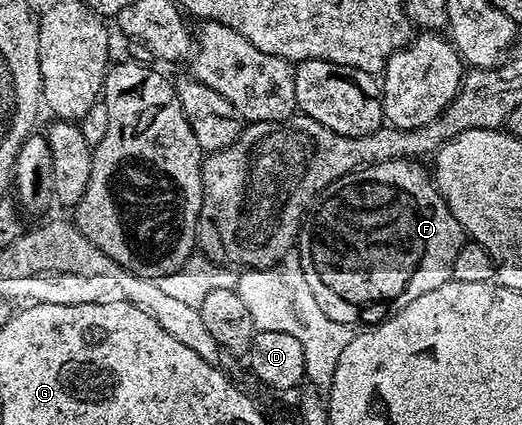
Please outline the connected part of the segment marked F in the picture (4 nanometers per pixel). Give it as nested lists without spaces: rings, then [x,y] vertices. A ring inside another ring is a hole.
[[[403,159],[380,163],[367,169],[357,169],[355,173],[349,173],[336,179],[327,189],[318,194],[296,238],[296,251],[300,255],[300,263],[304,267],[304,279],[308,279],[308,287],[312,287],[312,295],[316,295],[316,303],[320,307],[320,311],[324,311],[324,315],[328,315],[328,319],[336,319],[336,323],[345,325],[354,323],[357,317],[366,321],[362,323],[385,319],[391,313],[408,307],[408,303],[412,303],[412,299],[417,299],[419,295],[424,295],[428,291],[436,291],[436,287],[452,280],[452,263],[456,260],[456,255],[460,252],[464,240],[462,225],[456,219],[456,215],[452,215],[452,211],[446,206],[446,201],[434,185],[433,176],[427,170],[425,173],[418,165],[421,164],[417,160]]]

